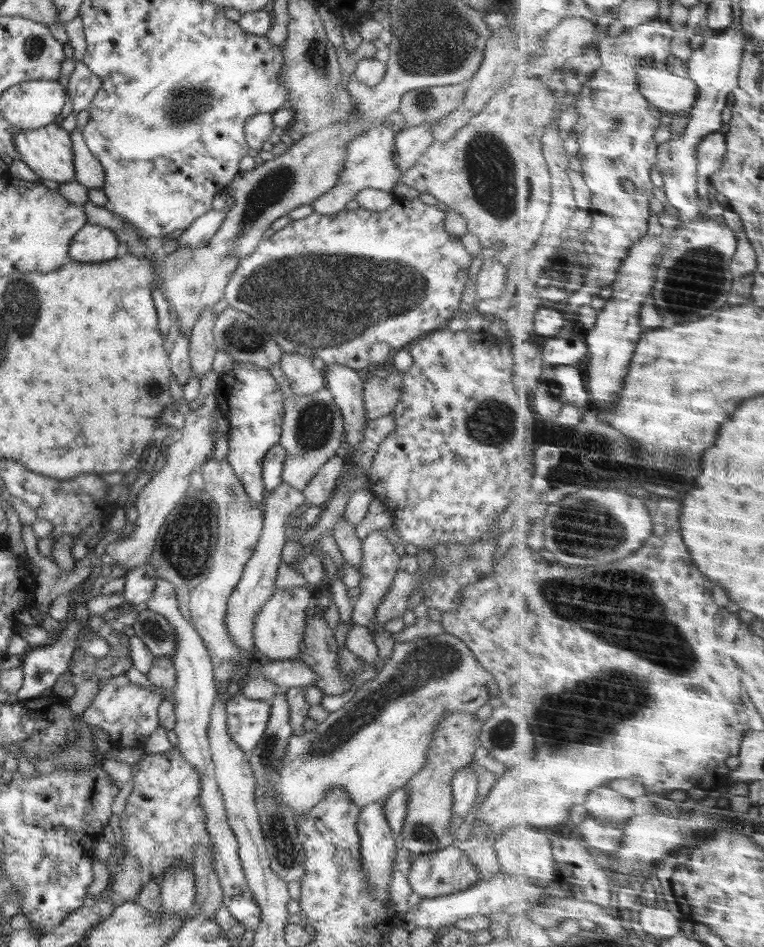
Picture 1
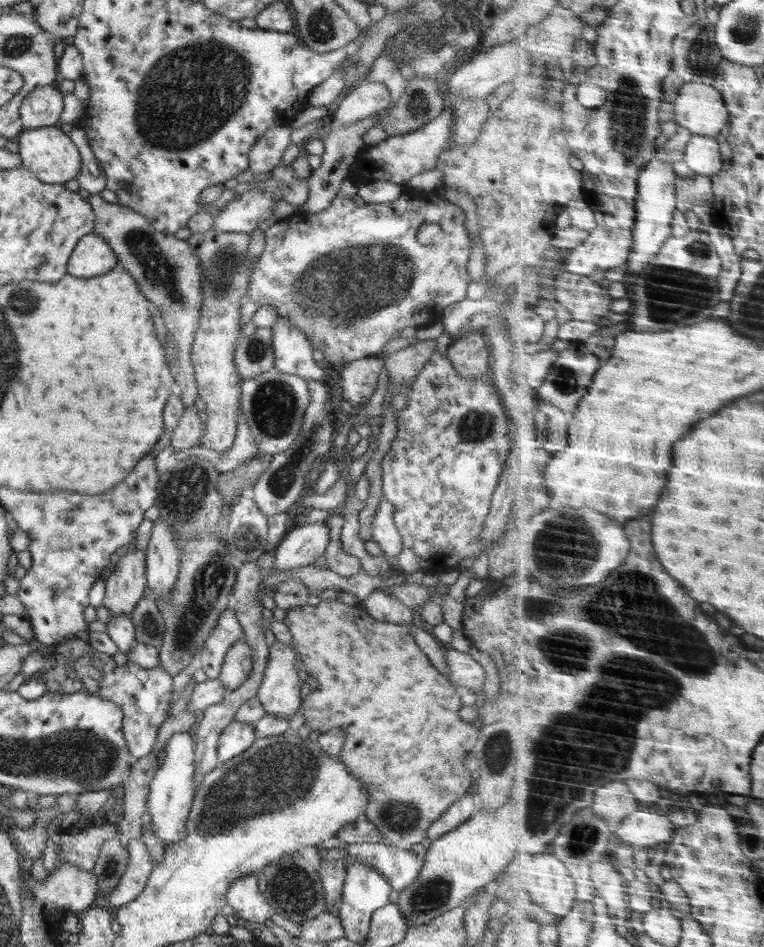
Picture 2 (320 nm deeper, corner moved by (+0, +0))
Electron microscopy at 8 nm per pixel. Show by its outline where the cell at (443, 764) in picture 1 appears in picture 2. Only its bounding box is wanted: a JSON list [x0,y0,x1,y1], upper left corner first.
[280,599,480,848]

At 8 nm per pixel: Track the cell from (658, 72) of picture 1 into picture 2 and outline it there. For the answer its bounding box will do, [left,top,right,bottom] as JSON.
[673,82,731,139]

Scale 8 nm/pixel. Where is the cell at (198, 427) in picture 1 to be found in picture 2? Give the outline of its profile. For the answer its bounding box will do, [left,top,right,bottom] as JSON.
[101,547,147,615]

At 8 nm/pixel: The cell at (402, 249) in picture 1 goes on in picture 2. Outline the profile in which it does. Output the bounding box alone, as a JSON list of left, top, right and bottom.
[247,189,472,367]

